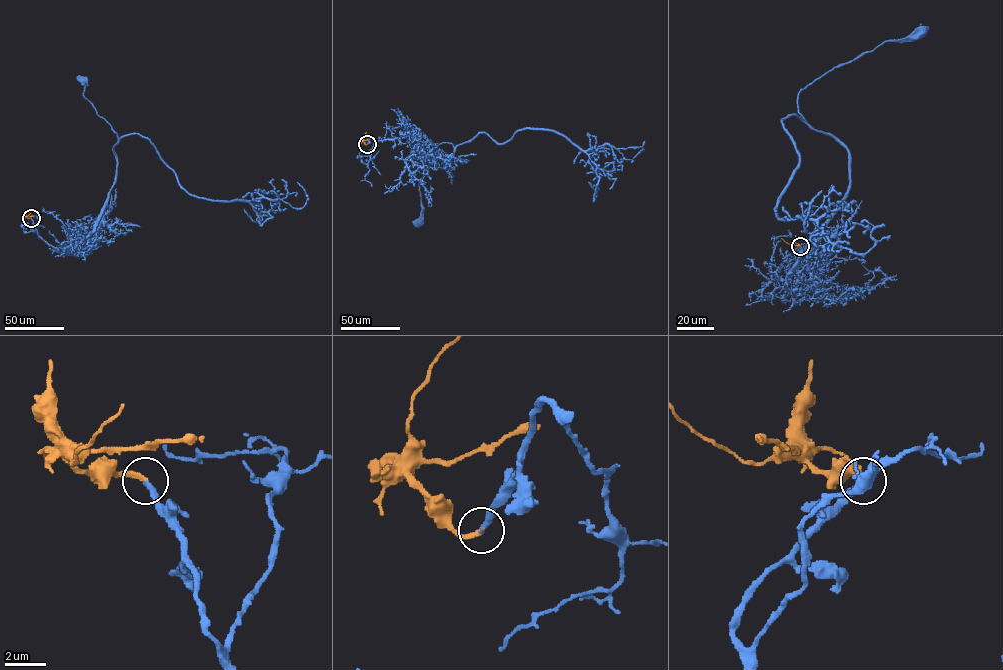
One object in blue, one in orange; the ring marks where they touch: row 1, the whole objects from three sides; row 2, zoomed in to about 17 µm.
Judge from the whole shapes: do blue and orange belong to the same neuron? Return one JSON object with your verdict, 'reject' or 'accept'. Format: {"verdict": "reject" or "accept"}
{"verdict": "accept"}

